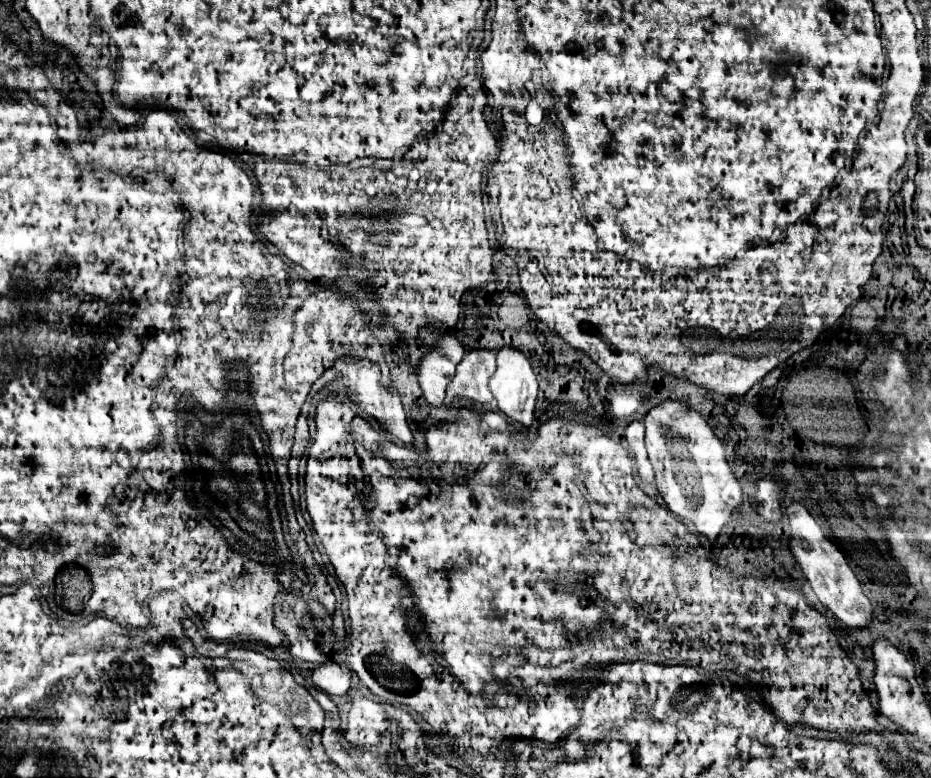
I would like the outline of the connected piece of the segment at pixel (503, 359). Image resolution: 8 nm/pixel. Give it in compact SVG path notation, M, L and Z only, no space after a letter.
M503 346L501 350L497 350L497 370L489 382L489 388L493 396L497 398L499 410L505 412L505 416L509 416L513 422L519 422L523 426L533 424L535 420L533 410L535 410L535 400L537 400L537 378L527 356L521 350L513 346Z

